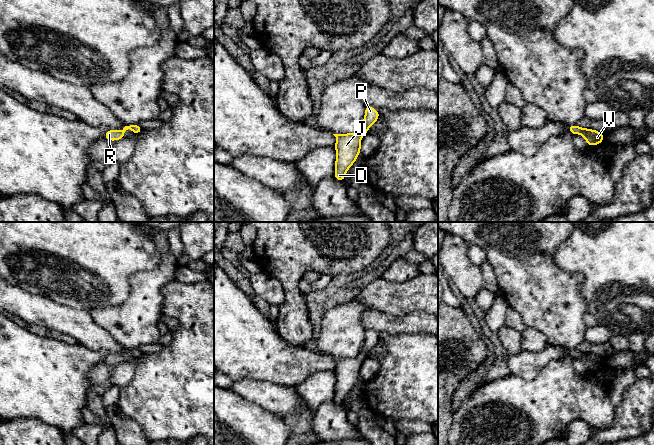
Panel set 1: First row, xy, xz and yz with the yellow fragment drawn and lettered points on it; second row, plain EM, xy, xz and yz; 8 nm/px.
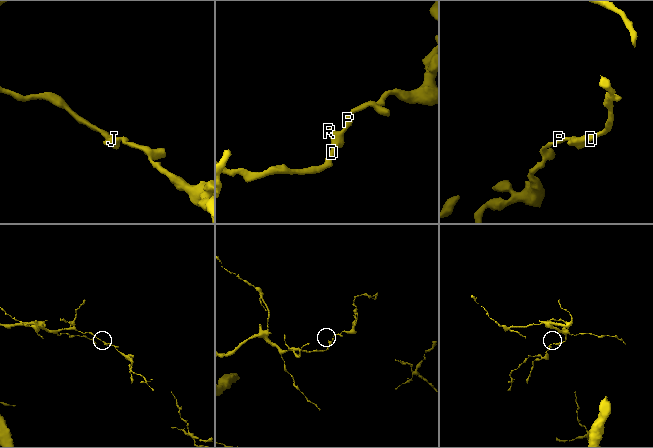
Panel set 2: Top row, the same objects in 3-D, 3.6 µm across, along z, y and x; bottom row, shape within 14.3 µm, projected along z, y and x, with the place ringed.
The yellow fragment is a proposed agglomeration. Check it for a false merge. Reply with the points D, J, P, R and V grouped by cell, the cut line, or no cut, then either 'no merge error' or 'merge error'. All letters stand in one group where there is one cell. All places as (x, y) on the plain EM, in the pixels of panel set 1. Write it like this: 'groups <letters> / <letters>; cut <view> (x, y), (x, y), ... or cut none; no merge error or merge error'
groups D J P R V; cut none; no merge error

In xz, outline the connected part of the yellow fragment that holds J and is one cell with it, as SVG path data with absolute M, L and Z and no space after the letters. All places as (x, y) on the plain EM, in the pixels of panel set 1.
M365 330L364 344L360 353L352 358L333 358L336 361L334 369L337 381L335 384L335 397L333 401L339 405L345 404L345 398L357 384L361 375L361 363L367 358L368 353L376 347L379 342L379 335L372 330Z

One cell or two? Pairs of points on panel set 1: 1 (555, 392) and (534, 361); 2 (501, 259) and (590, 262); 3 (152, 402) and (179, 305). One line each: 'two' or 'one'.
1: two
2: two
3: one

